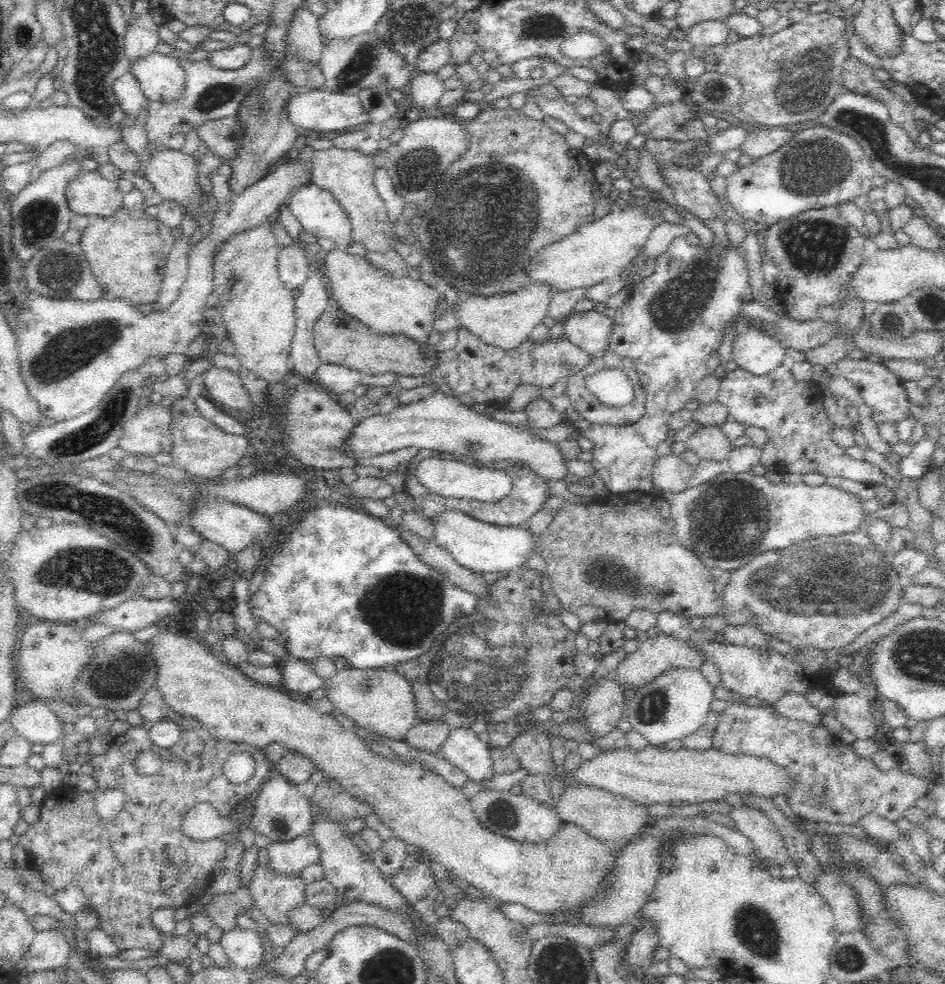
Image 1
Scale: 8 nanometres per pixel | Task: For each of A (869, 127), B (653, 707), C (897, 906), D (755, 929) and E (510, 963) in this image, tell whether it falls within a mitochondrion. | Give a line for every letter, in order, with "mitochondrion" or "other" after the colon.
A: mitochondrion
B: mitochondrion
C: other
D: mitochondrion
E: other

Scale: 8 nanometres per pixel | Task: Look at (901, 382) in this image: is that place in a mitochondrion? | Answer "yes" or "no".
no

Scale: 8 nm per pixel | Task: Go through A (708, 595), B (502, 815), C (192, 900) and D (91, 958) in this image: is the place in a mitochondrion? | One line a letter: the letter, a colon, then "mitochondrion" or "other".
A: other
B: mitochondrion
C: other
D: other

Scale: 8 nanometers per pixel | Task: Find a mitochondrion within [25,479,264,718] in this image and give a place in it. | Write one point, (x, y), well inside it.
(103, 574)

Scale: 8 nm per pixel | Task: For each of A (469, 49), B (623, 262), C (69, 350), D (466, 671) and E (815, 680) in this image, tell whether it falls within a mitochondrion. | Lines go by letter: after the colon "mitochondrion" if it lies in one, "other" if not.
A: other
B: other
C: mitochondrion
D: mitochondrion
E: other

